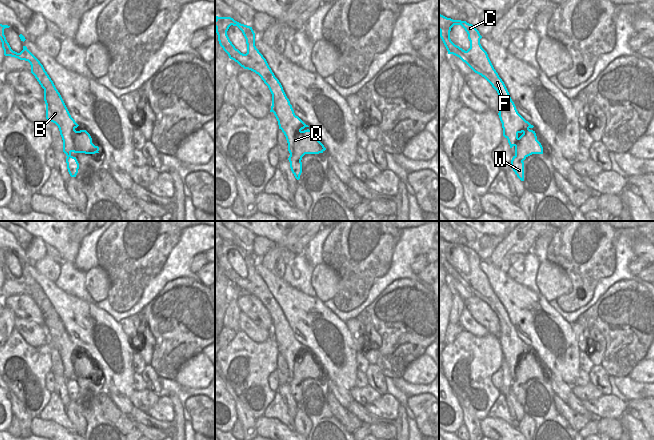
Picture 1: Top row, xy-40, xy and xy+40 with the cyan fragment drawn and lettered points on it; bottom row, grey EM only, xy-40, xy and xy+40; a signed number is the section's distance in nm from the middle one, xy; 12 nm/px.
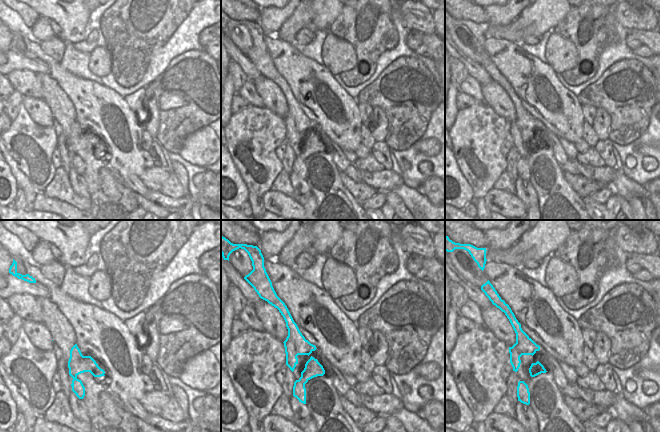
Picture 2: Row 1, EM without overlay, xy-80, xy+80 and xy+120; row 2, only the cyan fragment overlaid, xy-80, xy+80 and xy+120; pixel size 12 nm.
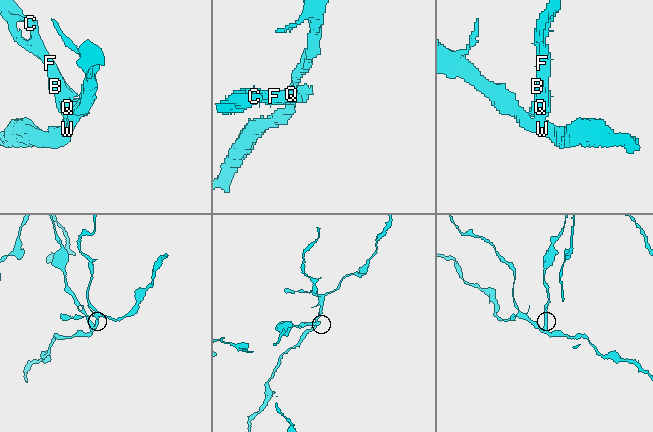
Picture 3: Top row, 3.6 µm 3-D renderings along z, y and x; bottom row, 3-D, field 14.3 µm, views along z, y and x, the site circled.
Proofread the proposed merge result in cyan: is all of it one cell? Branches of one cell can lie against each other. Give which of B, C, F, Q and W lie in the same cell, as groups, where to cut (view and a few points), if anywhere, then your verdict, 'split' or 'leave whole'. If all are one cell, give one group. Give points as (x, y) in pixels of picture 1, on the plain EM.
B C F Q / W | xy (290, 379), (300, 384) | split

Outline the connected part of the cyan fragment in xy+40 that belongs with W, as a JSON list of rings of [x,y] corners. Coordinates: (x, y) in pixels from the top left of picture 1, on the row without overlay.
[[[513,380],[511,384],[511,392],[513,393],[517,401],[521,405],[524,405],[524,386],[521,383]]]

